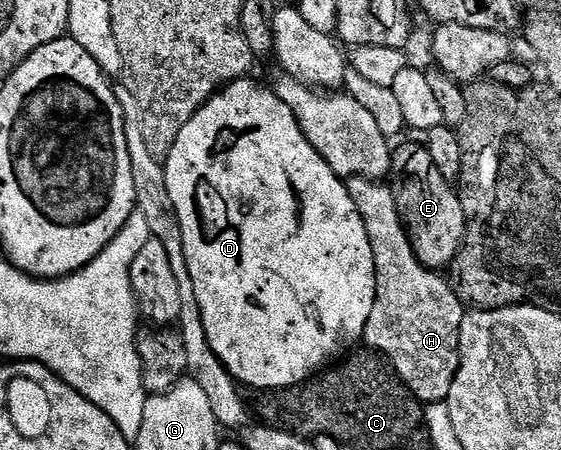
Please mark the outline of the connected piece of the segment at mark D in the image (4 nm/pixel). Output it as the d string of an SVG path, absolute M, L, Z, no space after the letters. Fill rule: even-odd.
M249 77L239 78L237 82L230 83L215 94L205 106L201 106L192 120L188 120L184 128L180 128L176 140L170 145L170 154L164 160L164 167L168 193L175 205L176 216L179 217L180 232L183 233L188 271L192 276L204 332L208 336L208 344L212 344L212 352L216 352L226 371L243 387L255 386L258 390L277 392L315 377L335 360L349 355L357 347L354 345L363 341L376 296L376 272L372 244L368 240L364 220L350 195L349 185L336 172L332 172L320 152L316 152L316 148L308 144L292 108L288 108L284 100L275 96L273 89L266 87L265 90L250 81Z

